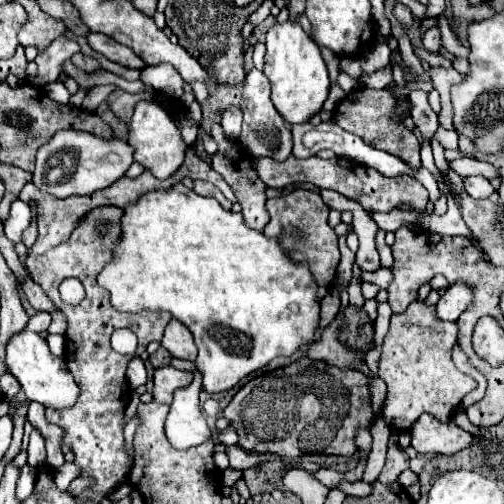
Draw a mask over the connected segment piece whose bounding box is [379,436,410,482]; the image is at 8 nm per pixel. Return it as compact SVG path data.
M390 436L387 458L379 482L395 482L397 476L409 468L409 456L396 444L398 436Z

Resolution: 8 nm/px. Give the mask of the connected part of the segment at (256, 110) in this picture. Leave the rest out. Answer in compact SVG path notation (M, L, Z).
M253 68L247 74L245 88L243 88L243 102L241 102L241 108L243 108L243 132L241 132L241 144L251 154L285 160L291 154L291 148L293 148L291 128L287 126L287 122L275 110L269 94L271 94L271 84L269 84L267 76L261 70Z

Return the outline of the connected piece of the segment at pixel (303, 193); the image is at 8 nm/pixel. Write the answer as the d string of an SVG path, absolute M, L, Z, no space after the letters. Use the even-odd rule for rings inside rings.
M295 190L289 196L279 196L273 200L267 200L267 212L271 214L269 224L265 226L263 234L265 236L275 236L283 240L283 246L291 252L293 260L309 260L309 268L317 278L319 284L319 298L323 298L333 282L333 274L335 268L339 264L339 248L337 248L337 234L333 228L329 228L327 224L327 216L329 216L329 206L321 200L321 196L317 192L309 192L309 190ZM293 228L301 228L303 238L301 240L293 240L291 238L291 230Z

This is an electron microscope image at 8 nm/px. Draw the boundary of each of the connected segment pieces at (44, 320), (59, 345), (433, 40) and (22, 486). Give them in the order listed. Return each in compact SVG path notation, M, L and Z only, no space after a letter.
M39 312L37 316L29 318L27 326L35 332L45 332L49 328L49 324L51 324L51 312Z
M49 334L49 336L47 336L47 344L49 344L51 352L53 352L57 358L63 358L63 354L65 354L63 336L53 336L53 334Z
M433 26L431 30L427 30L423 34L423 48L431 54L441 54L441 36L439 36L439 28Z
M23 466L23 476L19 478L19 500L25 500L35 486L35 468Z

